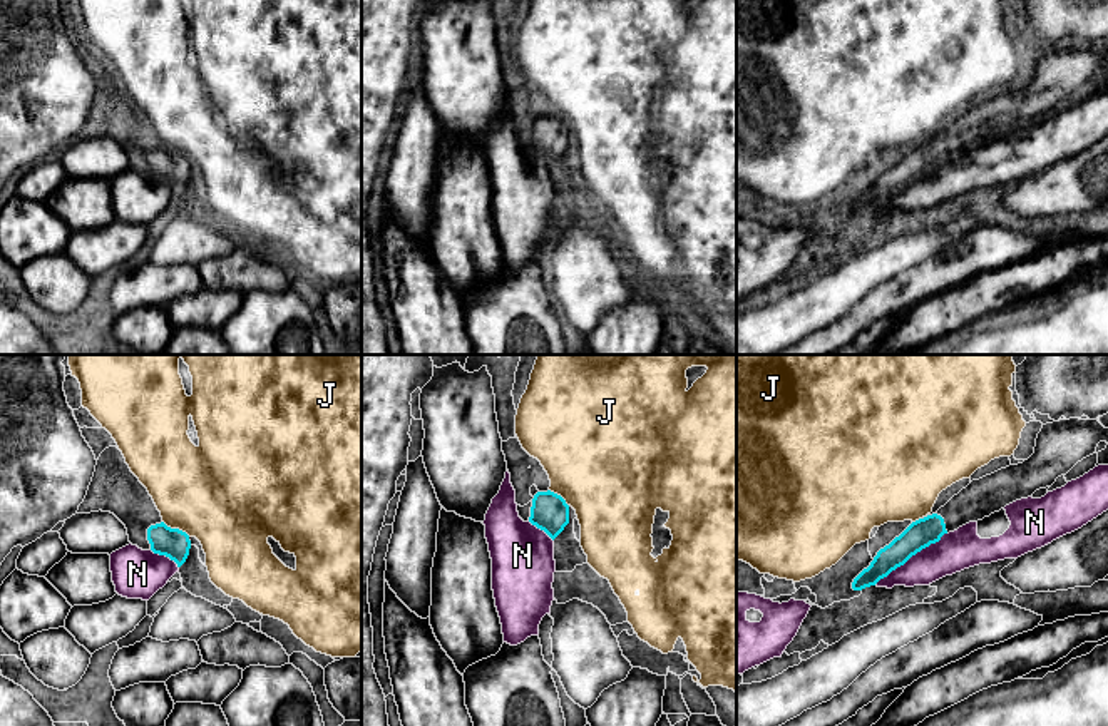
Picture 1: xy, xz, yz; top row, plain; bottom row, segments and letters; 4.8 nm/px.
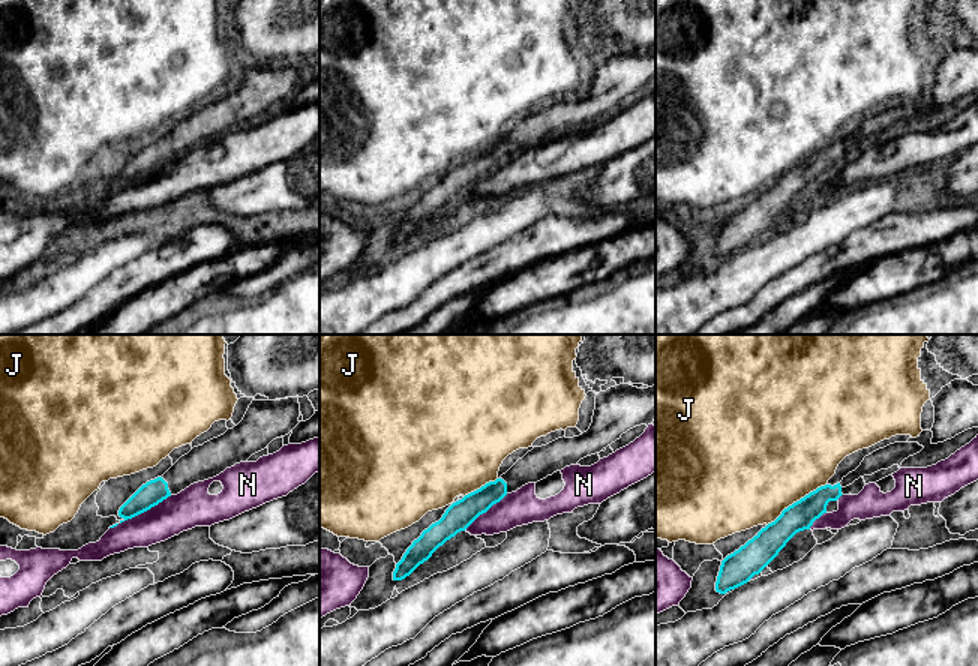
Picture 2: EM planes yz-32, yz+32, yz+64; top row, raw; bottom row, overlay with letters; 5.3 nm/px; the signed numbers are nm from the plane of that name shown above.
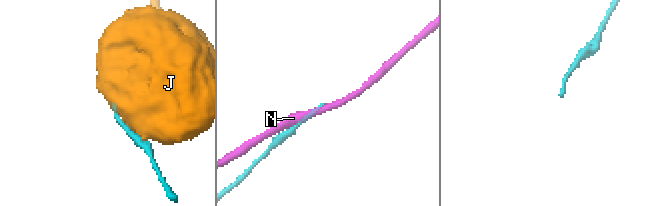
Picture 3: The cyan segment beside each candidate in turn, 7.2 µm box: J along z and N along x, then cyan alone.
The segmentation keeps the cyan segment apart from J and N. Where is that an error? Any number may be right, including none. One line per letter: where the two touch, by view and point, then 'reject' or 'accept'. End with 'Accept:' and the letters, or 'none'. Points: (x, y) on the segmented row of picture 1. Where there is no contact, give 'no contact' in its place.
J: meets cyan in xy at (176, 529); reject
N: meets cyan in yz at (909, 557); reject
Accept: none

